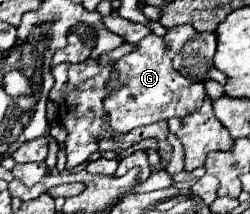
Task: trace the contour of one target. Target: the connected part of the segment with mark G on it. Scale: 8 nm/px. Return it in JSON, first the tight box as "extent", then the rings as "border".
{"extent":[105,25,205,133],"border":[[[177,25],[167,31],[165,37],[157,37],[149,33],[143,41],[137,43],[137,51],[125,55],[115,63],[113,77],[109,81],[109,97],[105,99],[105,109],[109,113],[109,123],[115,131],[127,133],[135,127],[157,123],[163,119],[191,115],[197,111],[205,99],[203,83],[195,83],[181,73],[177,73],[171,65],[171,59],[181,51],[183,43],[191,39],[195,29],[191,25]]]}

